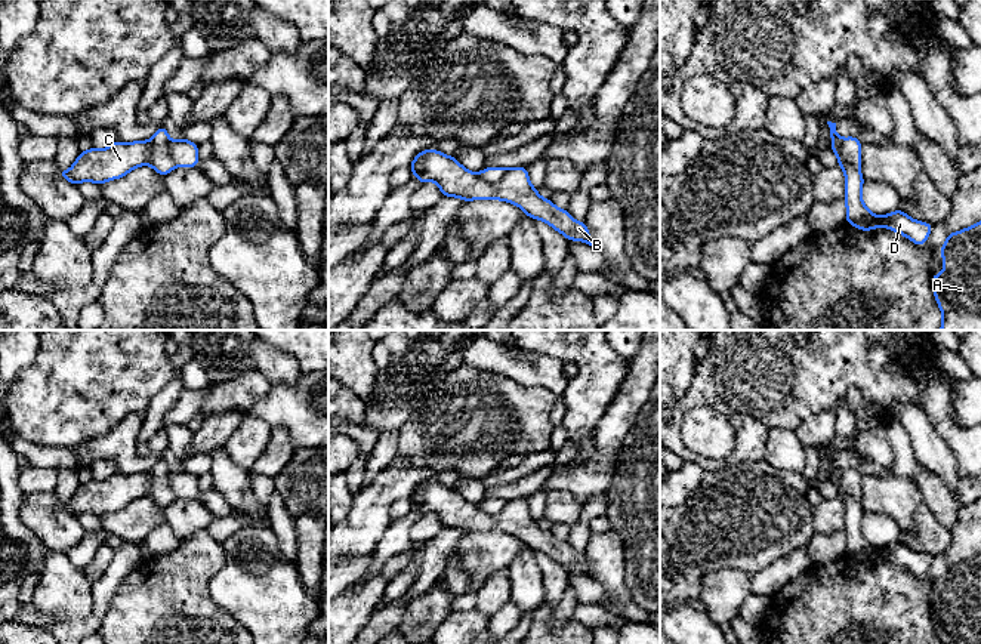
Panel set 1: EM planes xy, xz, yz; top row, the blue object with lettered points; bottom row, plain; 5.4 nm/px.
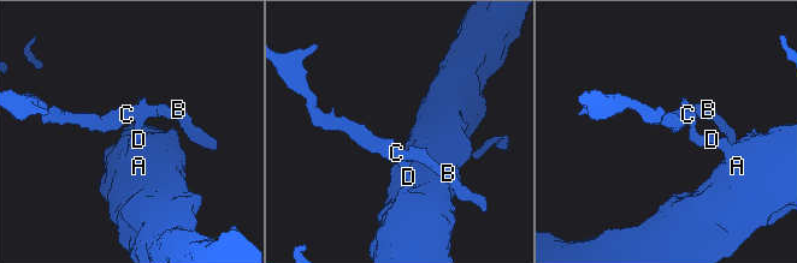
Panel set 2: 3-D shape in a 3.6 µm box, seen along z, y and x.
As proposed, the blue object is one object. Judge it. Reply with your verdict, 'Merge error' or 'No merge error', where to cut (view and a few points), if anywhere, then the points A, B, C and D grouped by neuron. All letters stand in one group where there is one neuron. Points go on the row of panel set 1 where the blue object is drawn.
Merge error. Split along yz (842, 139), (841, 156), (858, 169). Groups: A D / B C

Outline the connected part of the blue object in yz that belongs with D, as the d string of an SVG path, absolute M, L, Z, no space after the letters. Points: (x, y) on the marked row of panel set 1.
M827 121L827 124L830 127L830 138L832 138L830 151L833 151L837 155L837 164L845 172L843 200L846 204L846 224L854 225L863 231L885 227L888 229L900 232L901 235L907 237L917 246L925 246L934 225L928 222L914 221L908 215L906 215L901 209L883 216L877 216L864 206L861 194L864 178L861 176L860 169L848 164L840 157L840 145L843 139L836 133L836 123Z

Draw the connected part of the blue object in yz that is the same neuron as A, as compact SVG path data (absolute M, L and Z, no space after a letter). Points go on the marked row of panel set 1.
M981 221L948 232L941 246L943 274L932 274L932 290L943 314L940 330L981 330Z

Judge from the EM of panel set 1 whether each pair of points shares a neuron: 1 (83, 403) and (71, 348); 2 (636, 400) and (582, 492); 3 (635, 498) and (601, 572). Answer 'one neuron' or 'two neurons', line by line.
1: one neuron
2: one neuron
3: two neurons

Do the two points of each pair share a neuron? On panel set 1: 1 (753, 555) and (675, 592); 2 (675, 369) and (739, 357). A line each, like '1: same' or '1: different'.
1: same
2: different

